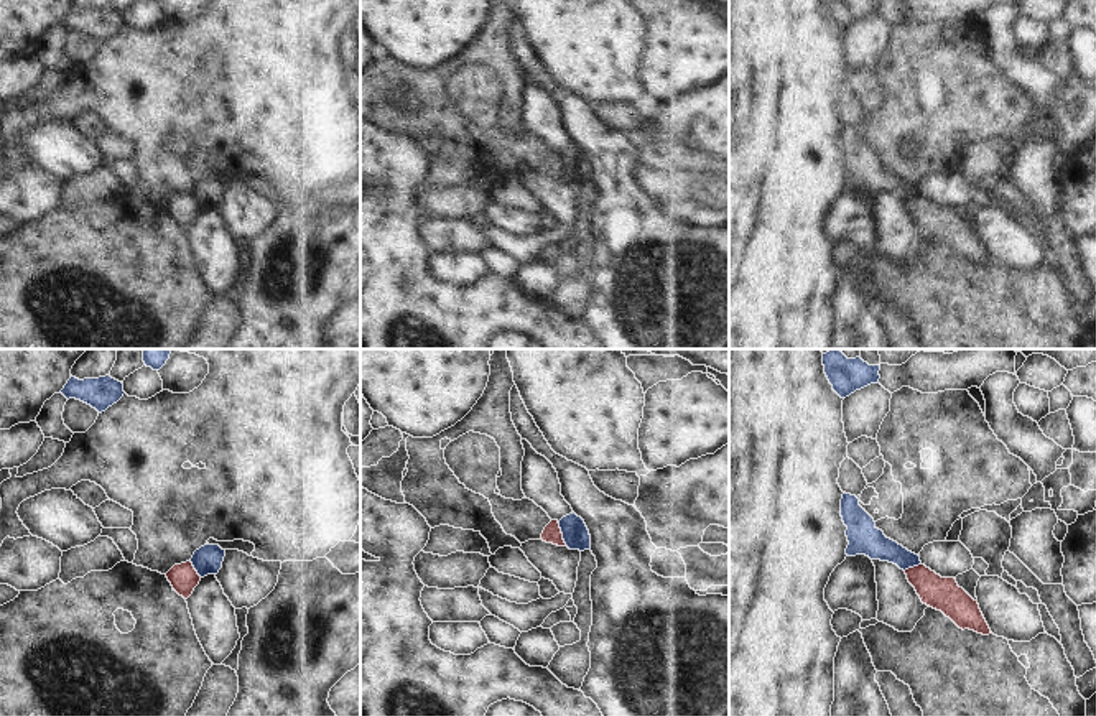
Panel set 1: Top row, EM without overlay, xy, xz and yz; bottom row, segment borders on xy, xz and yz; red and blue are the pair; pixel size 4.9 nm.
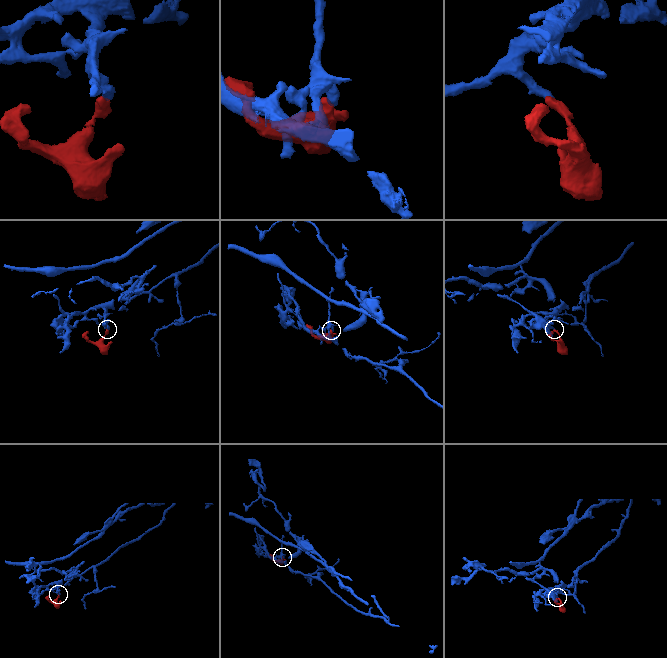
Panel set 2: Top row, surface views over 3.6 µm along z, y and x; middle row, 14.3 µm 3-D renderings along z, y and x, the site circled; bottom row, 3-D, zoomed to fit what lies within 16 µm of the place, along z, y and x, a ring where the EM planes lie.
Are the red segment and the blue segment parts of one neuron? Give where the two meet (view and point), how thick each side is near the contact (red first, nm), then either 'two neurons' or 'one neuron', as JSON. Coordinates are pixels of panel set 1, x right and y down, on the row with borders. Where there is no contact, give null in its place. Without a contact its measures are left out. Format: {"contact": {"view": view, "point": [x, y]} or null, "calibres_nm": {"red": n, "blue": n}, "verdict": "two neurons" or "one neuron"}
{"contact": {"view": "xz", "point": [561, 534]}, "calibres_nm": {"red": 90, "blue": 130}, "verdict": "two neurons"}

